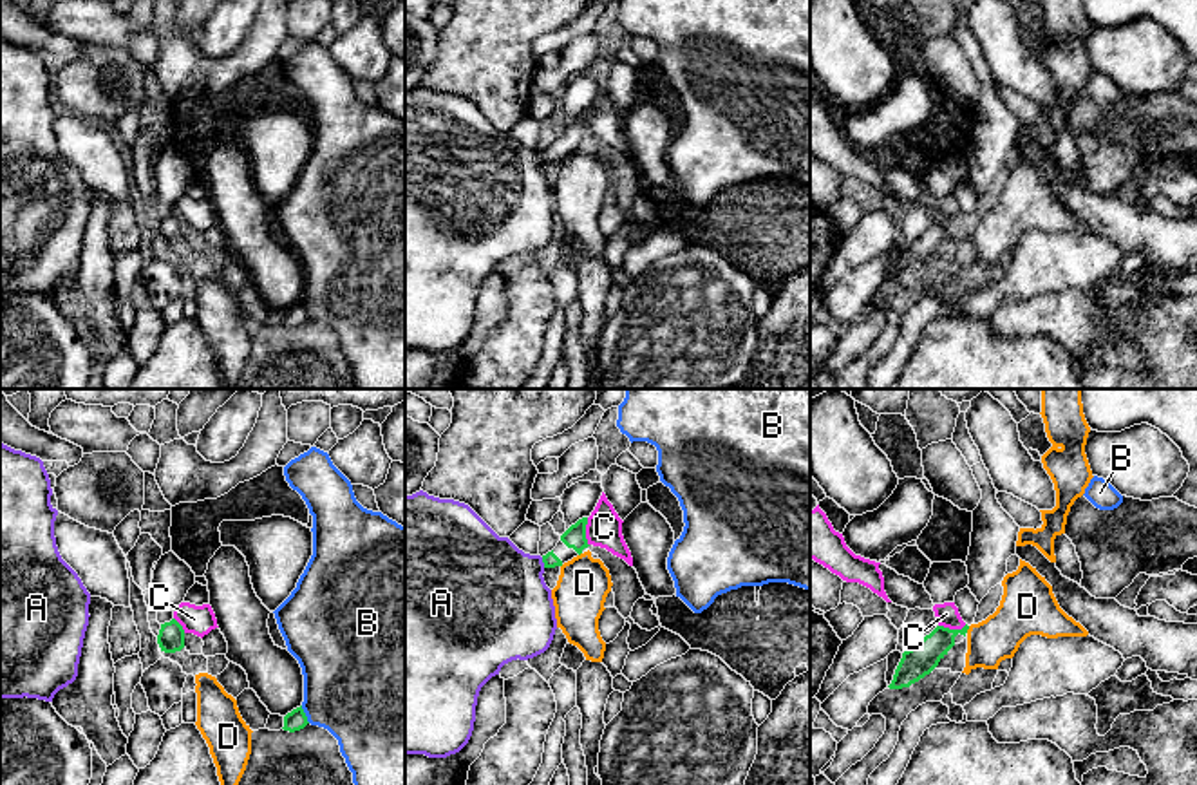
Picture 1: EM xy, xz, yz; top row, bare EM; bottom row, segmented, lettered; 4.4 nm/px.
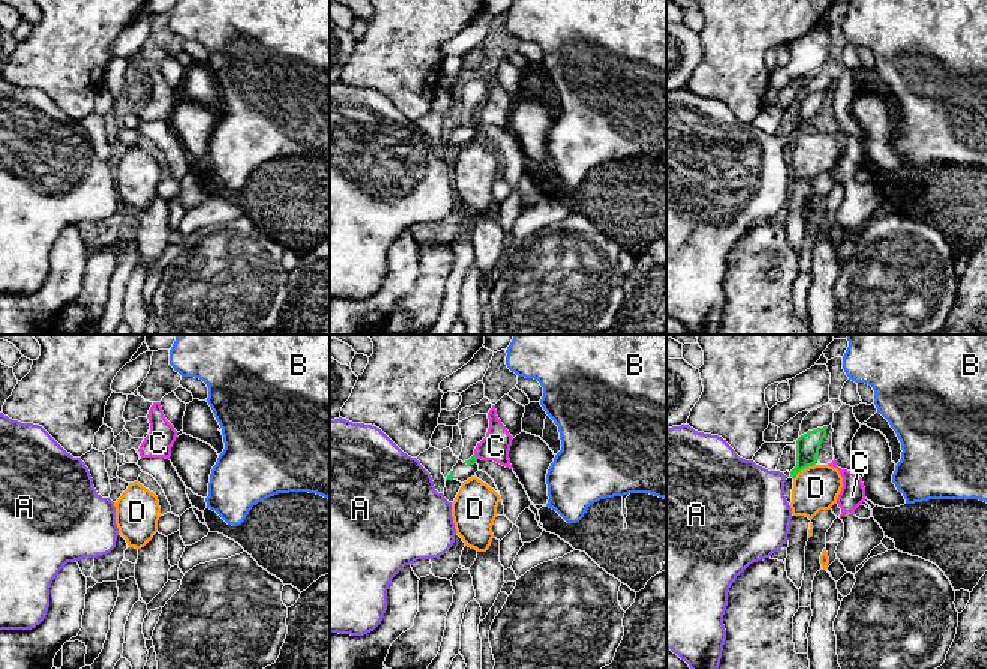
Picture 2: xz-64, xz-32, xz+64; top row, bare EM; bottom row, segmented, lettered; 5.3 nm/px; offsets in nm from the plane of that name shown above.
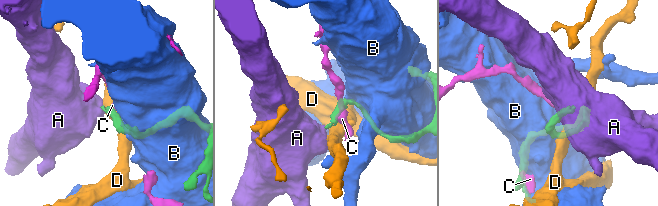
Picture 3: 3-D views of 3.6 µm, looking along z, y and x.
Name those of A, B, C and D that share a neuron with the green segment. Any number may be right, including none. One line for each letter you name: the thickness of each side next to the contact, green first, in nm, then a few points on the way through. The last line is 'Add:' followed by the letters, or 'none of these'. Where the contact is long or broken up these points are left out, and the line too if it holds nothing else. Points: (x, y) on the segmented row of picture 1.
A: 70 nm thick on the green side, 440 nm on the other; runs through xz (550, 559), (543, 561), (496, 592)
Add: A

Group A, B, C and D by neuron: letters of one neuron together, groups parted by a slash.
A / B / C / D

